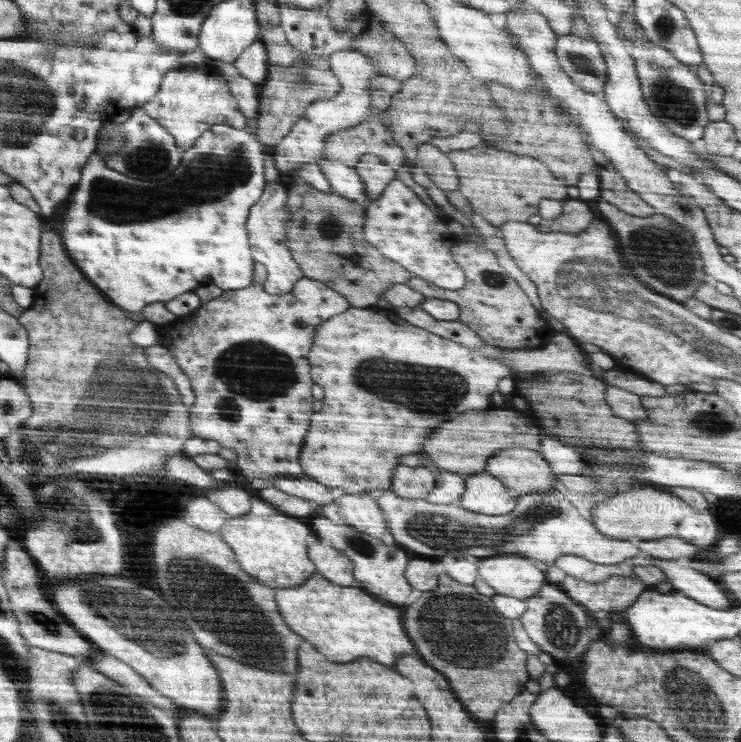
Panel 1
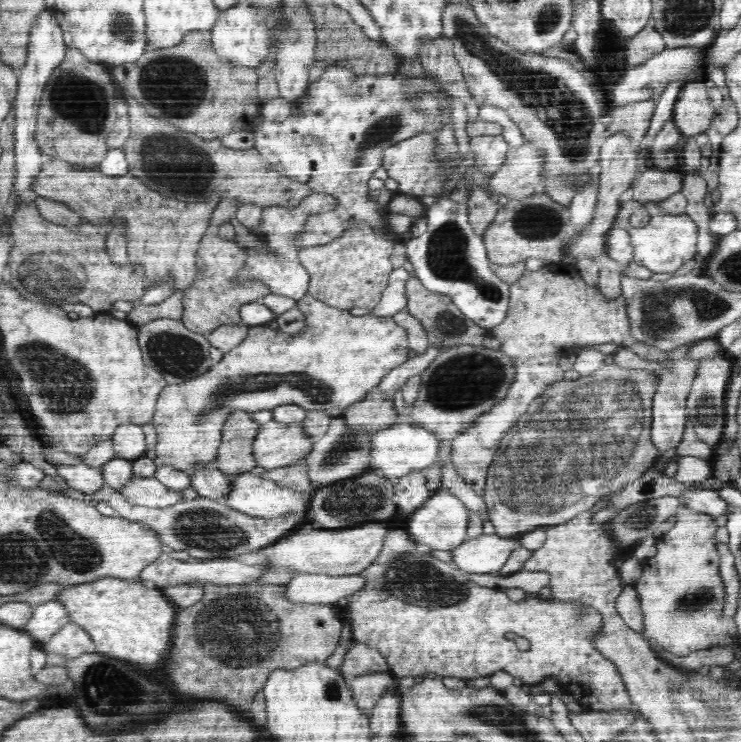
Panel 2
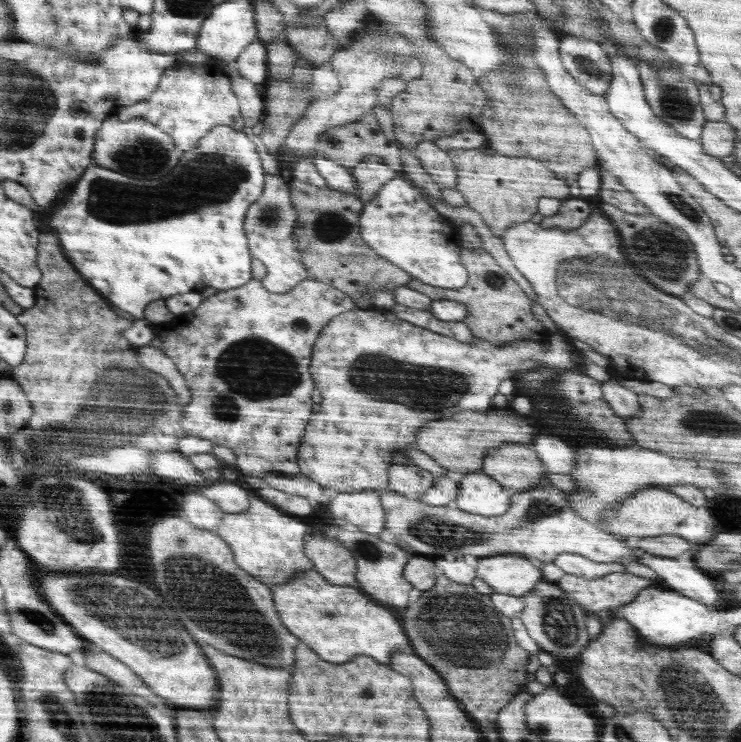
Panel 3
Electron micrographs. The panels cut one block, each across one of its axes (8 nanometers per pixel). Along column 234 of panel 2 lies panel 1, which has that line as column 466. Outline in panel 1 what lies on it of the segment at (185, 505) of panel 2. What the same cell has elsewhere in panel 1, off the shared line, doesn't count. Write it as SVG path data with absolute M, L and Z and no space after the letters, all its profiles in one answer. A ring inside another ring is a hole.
M390 490L384 491L377 500L383 510L387 530L397 546L404 546L436 562L444 556L464 559L478 556L487 559L498 554L520 554L538 559L548 565L554 564L560 555L578 555L596 564L618 564L630 561L640 554L639 546L628 540L618 540L601 533L591 520L578 514L576 507L560 491L521 494L514 510L503 515L484 515L462 508L458 502L432 504L424 499L401 497Z

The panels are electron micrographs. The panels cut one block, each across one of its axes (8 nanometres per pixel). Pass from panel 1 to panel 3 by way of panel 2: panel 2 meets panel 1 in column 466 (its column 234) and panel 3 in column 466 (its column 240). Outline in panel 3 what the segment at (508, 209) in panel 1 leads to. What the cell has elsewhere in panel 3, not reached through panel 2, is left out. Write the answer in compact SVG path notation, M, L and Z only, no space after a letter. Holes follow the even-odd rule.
M487 145L480 149L462 152L452 150L450 158L454 162L459 183L456 184L457 192L466 198L466 205L482 215L484 222L495 232L496 237L503 238L504 232L517 223L531 221L533 215L539 213L538 203L543 198L558 198L563 202L570 197L570 185L558 176L554 170L539 159L531 157L508 157L506 153L496 153L496 150Z

